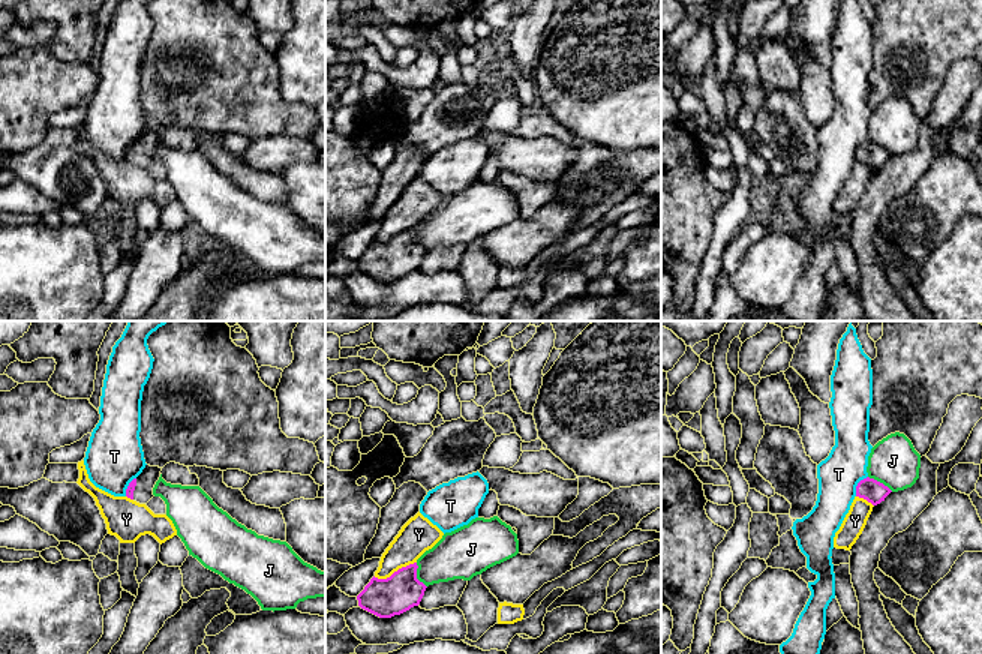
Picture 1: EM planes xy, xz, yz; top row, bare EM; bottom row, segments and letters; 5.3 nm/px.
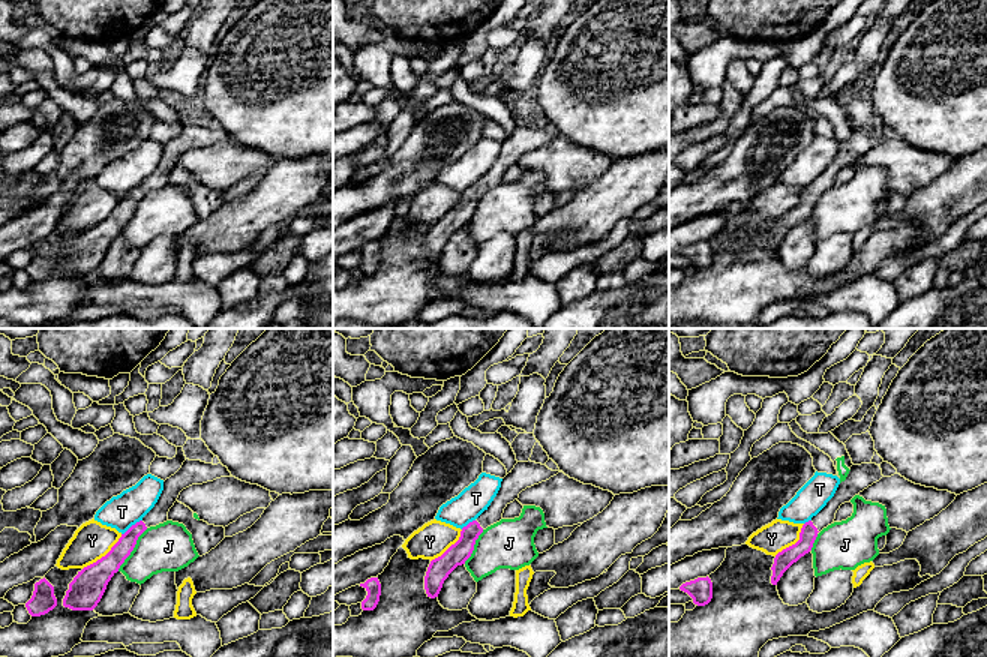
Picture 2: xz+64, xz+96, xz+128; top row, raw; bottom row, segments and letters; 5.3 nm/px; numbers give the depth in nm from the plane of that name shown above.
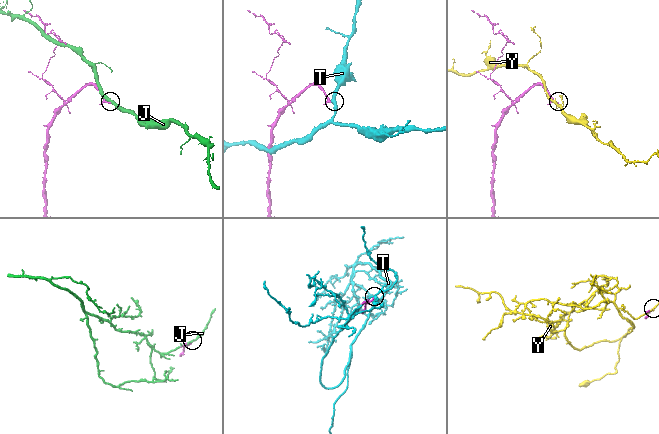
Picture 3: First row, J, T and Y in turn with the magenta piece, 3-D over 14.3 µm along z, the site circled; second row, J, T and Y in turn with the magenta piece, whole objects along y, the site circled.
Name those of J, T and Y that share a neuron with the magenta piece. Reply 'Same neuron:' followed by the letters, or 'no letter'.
Same neuron: no letter

